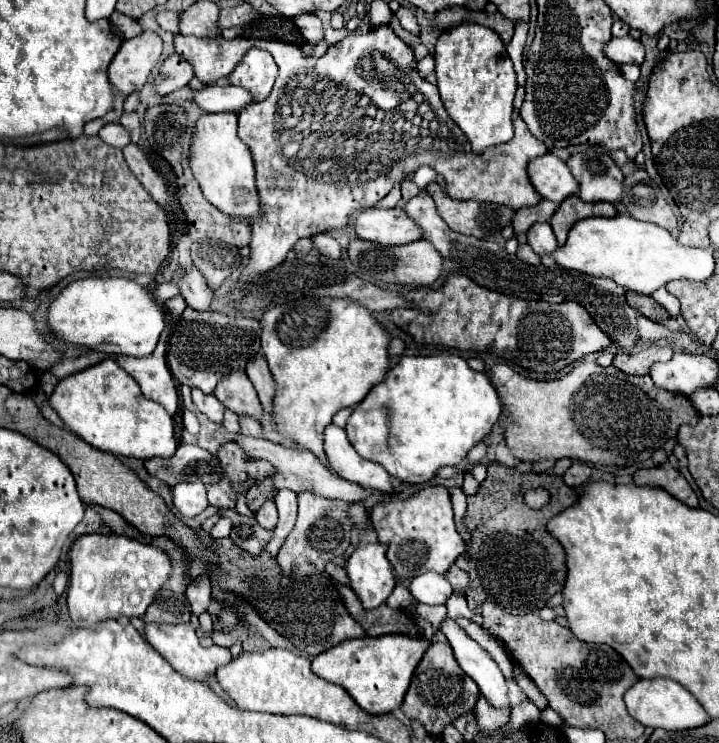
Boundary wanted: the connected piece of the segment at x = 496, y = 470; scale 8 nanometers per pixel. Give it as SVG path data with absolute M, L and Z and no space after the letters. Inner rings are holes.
M492 461L488 475L480 483L478 493L468 495L468 509L464 525L470 529L470 559L458 557L456 565L468 573L470 585L466 589L468 607L478 613L484 601L494 601L506 613L530 613L546 605L546 601L562 591L566 579L566 553L562 545L546 531L546 523L578 501L578 495L562 477L552 473L520 473ZM544 487L550 491L550 503L534 511L524 503L528 489Z

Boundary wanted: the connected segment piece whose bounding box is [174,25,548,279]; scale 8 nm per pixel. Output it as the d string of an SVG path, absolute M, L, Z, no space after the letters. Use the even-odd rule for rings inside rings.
M382 25L366 35L348 35L346 39L342 39L340 43L336 45L330 45L328 51L322 55L322 57L306 57L298 45L292 45L292 43L284 43L284 41L268 41L268 39L246 39L246 37L236 37L236 39L222 39L222 37L214 37L214 39L206 39L206 37L184 37L184 35L176 35L174 37L174 47L176 51L180 53L180 57L184 57L186 61L192 63L194 67L194 75L206 83L206 85L212 85L216 83L218 79L229 76L235 69L236 65L242 61L242 57L246 55L248 49L252 47L258 47L258 49L264 49L268 53L274 55L274 61L278 65L278 79L274 83L274 89L270 93L268 99L264 99L262 103L252 103L248 109L244 109L240 115L238 115L238 137L248 145L252 157L254 157L254 167L256 167L256 189L258 189L258 197L260 197L260 211L262 211L262 217L252 217L250 225L252 225L252 241L250 241L250 261L242 273L242 279L246 279L246 275L252 275L252 273L266 273L270 269L274 269L276 265L280 265L284 259L286 259L286 253L292 251L292 245L300 239L300 237L312 237L316 233L324 233L324 231L332 231L332 229L344 229L348 225L348 219L358 213L360 209L366 209L366 207L374 207L382 197L386 197L390 193L390 189L396 185L396 183L402 183L408 173L416 171L418 167L422 165L428 165L432 167L438 175L444 177L446 185L448 185L448 195L452 199L460 199L460 201L466 201L466 199L474 199L474 201L486 201L486 203L498 203L498 205L506 205L506 207L512 207L512 209L520 209L520 207L530 207L530 205L536 205L542 197L532 189L532 183L528 179L528 173L526 173L526 165L530 159L534 157L540 157L544 155L548 149L542 141L538 141L526 127L526 123L522 121L520 115L514 117L514 137L508 141L508 143L502 143L502 145L496 145L496 147L488 147L484 149L480 155L474 153L470 149L470 141L466 139L466 135L462 133L462 129L448 117L442 101L440 101L440 95L438 95L438 87L428 83L426 79L422 81L422 77L418 75L416 71L416 57L414 57L414 49L408 47L400 37L396 37L396 33L388 27L388 25ZM368 71L372 71L372 75L380 75L380 79L368 79Z

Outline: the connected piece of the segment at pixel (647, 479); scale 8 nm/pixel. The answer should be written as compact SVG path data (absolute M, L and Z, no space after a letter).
M664 463L660 467L652 469L640 469L634 473L636 485L650 485L650 487L662 487L676 499L680 499L688 507L698 507L698 497L684 479L684 475L674 469L670 463Z

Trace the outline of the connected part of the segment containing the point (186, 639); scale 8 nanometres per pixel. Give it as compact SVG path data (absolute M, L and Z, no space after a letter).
M150 623L146 625L146 641L178 671L182 673L184 677L192 679L192 681L200 681L200 683L206 683L208 685L208 677L216 675L216 669L222 667L222 665L228 665L232 661L232 655L228 649L224 647L218 647L218 645L212 645L210 649L202 647L198 643L198 637L196 637L196 631L192 629L190 623L186 625L172 625L172 627L158 627L156 623Z

